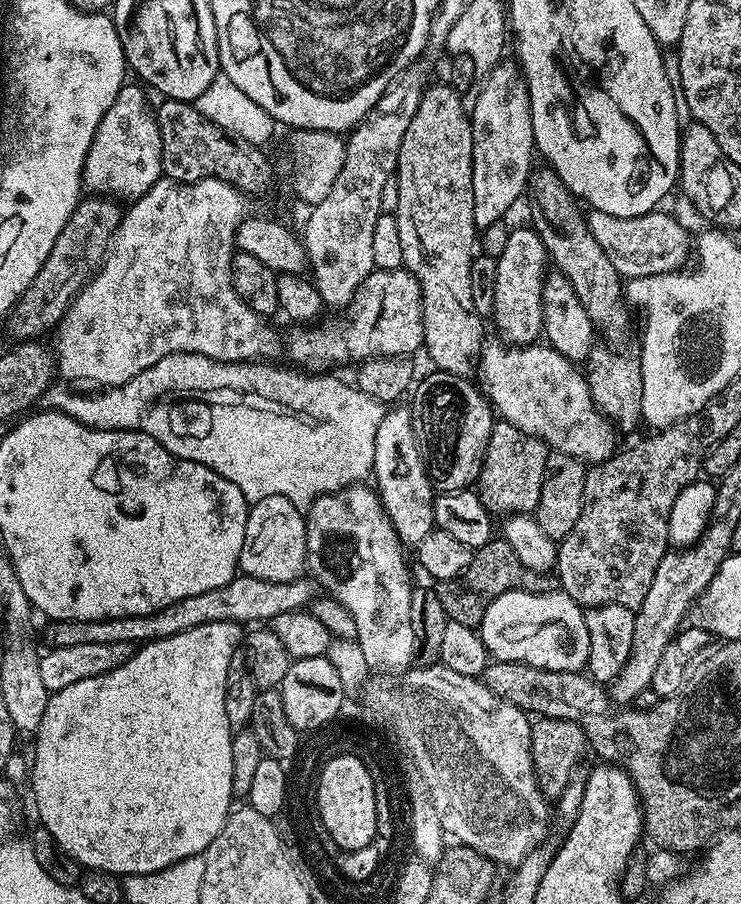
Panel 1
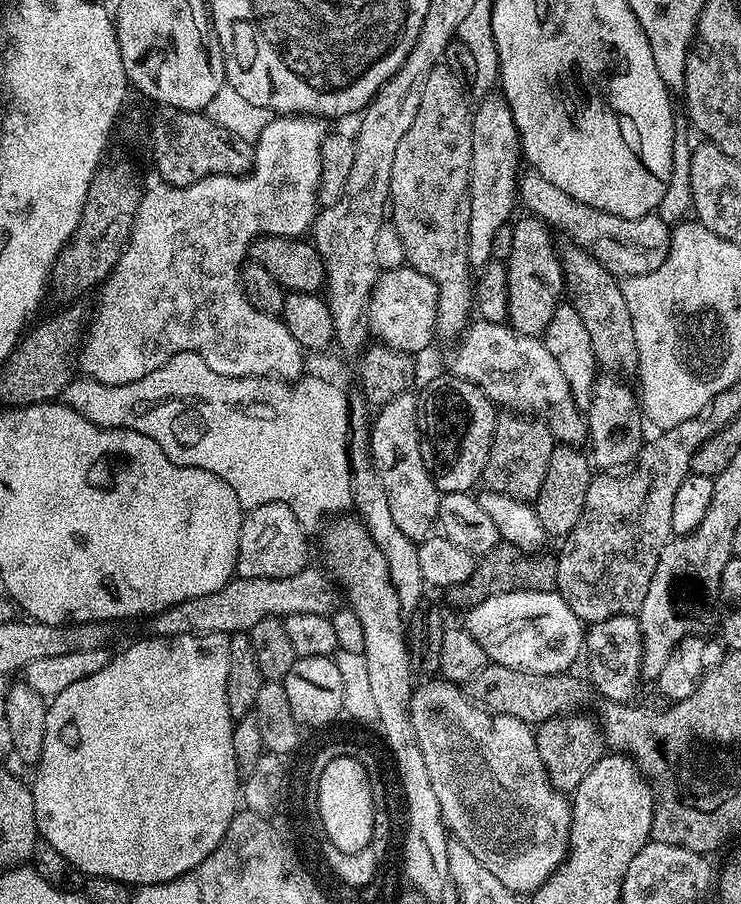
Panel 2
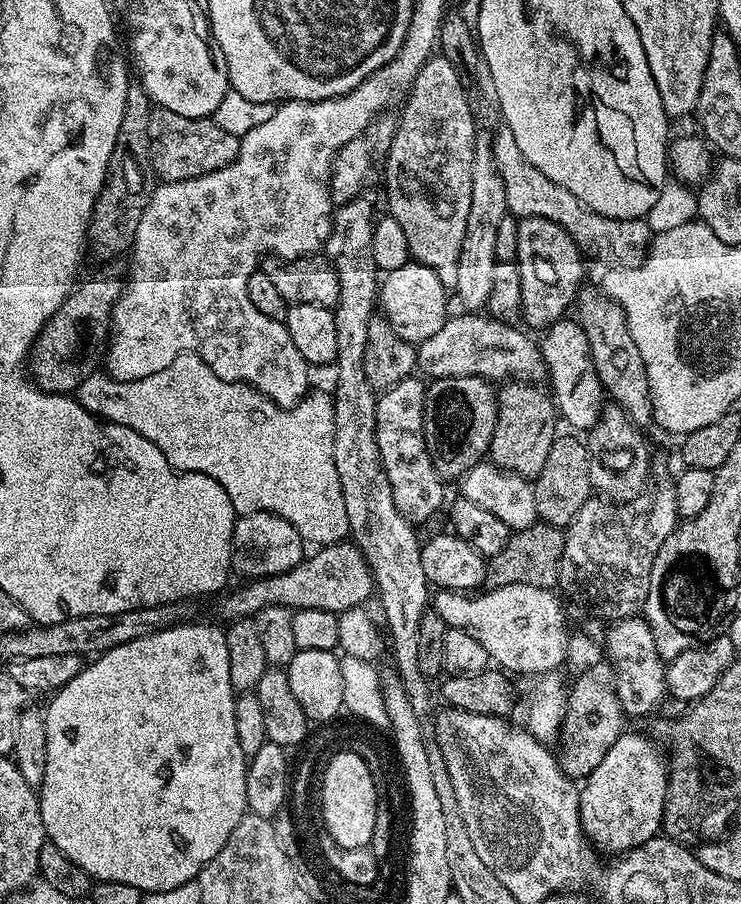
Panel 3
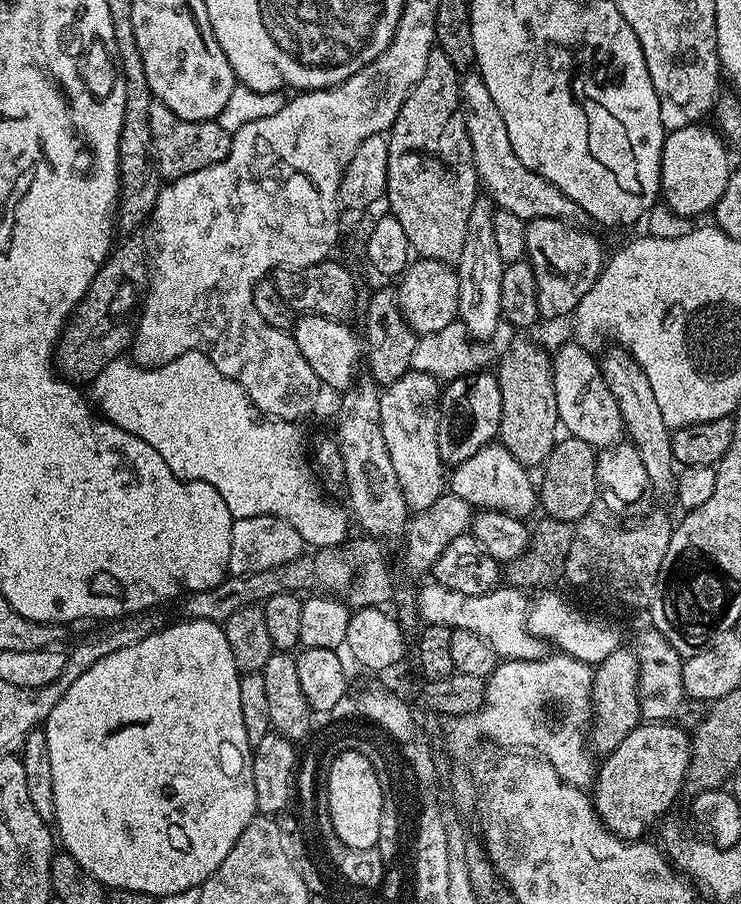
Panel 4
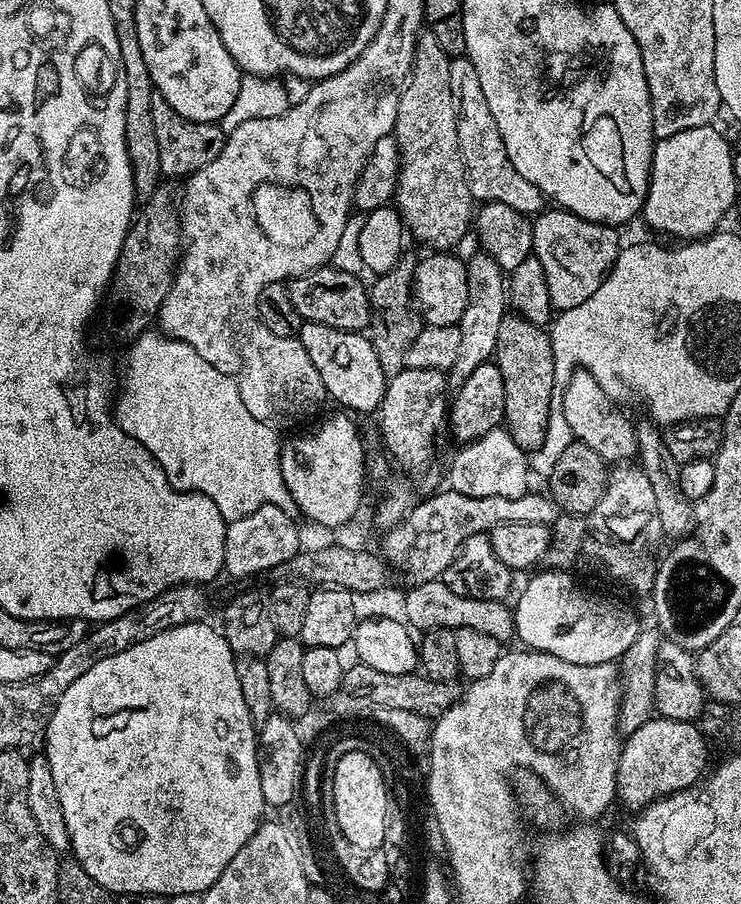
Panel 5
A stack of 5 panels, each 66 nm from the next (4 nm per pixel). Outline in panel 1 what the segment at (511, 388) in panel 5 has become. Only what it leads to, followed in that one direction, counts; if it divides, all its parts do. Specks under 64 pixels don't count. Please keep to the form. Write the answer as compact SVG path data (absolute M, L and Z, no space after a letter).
M501 419L493 423L478 481L480 500L493 517L535 513L538 498L542 494L542 478L546 474L549 451L544 441L518 430L518 426L510 426L510 422Z

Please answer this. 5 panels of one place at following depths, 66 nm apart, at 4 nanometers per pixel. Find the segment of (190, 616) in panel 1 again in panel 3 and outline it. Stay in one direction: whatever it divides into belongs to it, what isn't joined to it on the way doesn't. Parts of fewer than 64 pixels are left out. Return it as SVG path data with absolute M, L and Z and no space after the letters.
M341 542L321 547L310 558L300 561L297 568L286 570L282 574L252 578L241 588L236 588L220 604L220 612L225 621L247 620L255 617L266 606L283 608L313 608L330 610L337 614L367 605L374 596L374 577L368 567L368 559L355 542Z

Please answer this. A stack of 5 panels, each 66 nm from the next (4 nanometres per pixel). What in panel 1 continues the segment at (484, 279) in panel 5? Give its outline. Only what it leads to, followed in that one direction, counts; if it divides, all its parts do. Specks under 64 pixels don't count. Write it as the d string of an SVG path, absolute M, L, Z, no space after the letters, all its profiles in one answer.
M498 63L488 76L483 77L478 91L470 104L470 119L472 121L472 173L474 174L474 222L477 229L482 230L491 224L501 223L504 215L516 204L516 199L525 195L528 187L528 177L534 171L534 132L532 130L532 115L528 89L524 86L522 73L515 63Z

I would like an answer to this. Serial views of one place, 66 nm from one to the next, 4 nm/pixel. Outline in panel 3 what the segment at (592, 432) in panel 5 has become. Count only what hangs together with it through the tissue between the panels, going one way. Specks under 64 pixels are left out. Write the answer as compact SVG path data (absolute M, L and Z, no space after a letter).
M565 318L552 324L543 333L544 341L539 341L540 353L544 356L547 383L552 383L550 395L555 403L559 419L569 424L569 429L590 430L598 422L606 403L606 393L594 370L594 358L590 354L590 342L575 319Z

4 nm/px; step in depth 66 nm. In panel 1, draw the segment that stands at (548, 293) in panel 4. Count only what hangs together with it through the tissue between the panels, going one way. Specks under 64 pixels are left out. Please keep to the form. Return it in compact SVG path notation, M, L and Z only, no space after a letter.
M513 227L506 238L506 246L502 254L496 257L496 273L494 274L494 306L490 317L491 323L496 323L496 328L501 332L503 339L513 346L535 344L541 339L544 330L544 311L542 310L542 290L544 278L549 271L550 261L548 252L539 231L532 228Z

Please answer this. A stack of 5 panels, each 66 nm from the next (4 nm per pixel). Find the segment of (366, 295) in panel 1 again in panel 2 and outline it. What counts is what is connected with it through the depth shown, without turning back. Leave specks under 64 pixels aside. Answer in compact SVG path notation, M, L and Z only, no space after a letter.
M389 268L381 271L376 277L376 285L372 290L372 298L368 302L366 313L366 327L379 343L390 346L399 352L417 354L423 348L432 344L432 339L437 339L436 314L437 314L438 286L426 274L418 274L418 270L409 268Z

